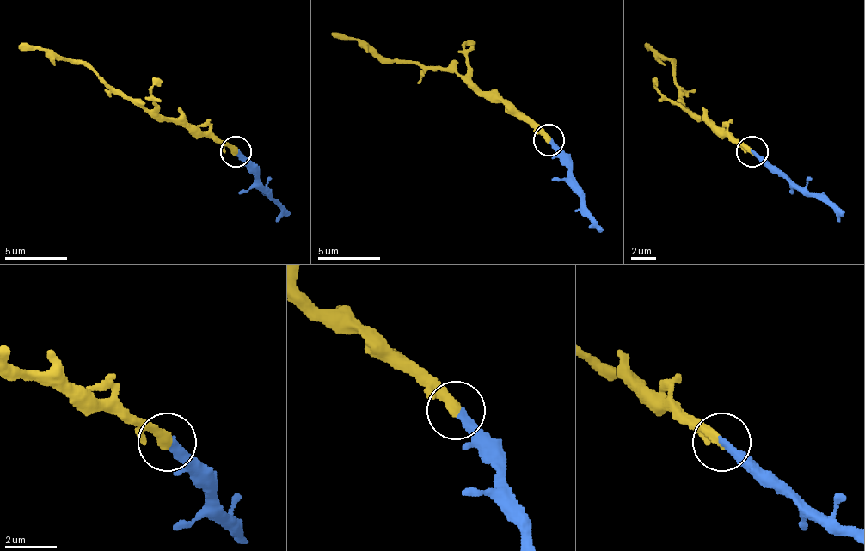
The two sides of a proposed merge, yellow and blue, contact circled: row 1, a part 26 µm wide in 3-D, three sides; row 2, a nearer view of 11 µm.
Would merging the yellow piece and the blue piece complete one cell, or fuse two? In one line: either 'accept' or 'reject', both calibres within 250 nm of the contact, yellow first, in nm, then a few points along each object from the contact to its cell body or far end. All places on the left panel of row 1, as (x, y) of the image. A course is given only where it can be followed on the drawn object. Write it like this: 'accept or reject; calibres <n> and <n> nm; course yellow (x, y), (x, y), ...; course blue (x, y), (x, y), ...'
accept; calibres 440 and 340 nm; course yellow (235, 150), (191, 123), (156, 119), (85, 66), (51, 60), (19, 45); course blue (238, 150), (266, 194), (281, 210), (275, 223)

